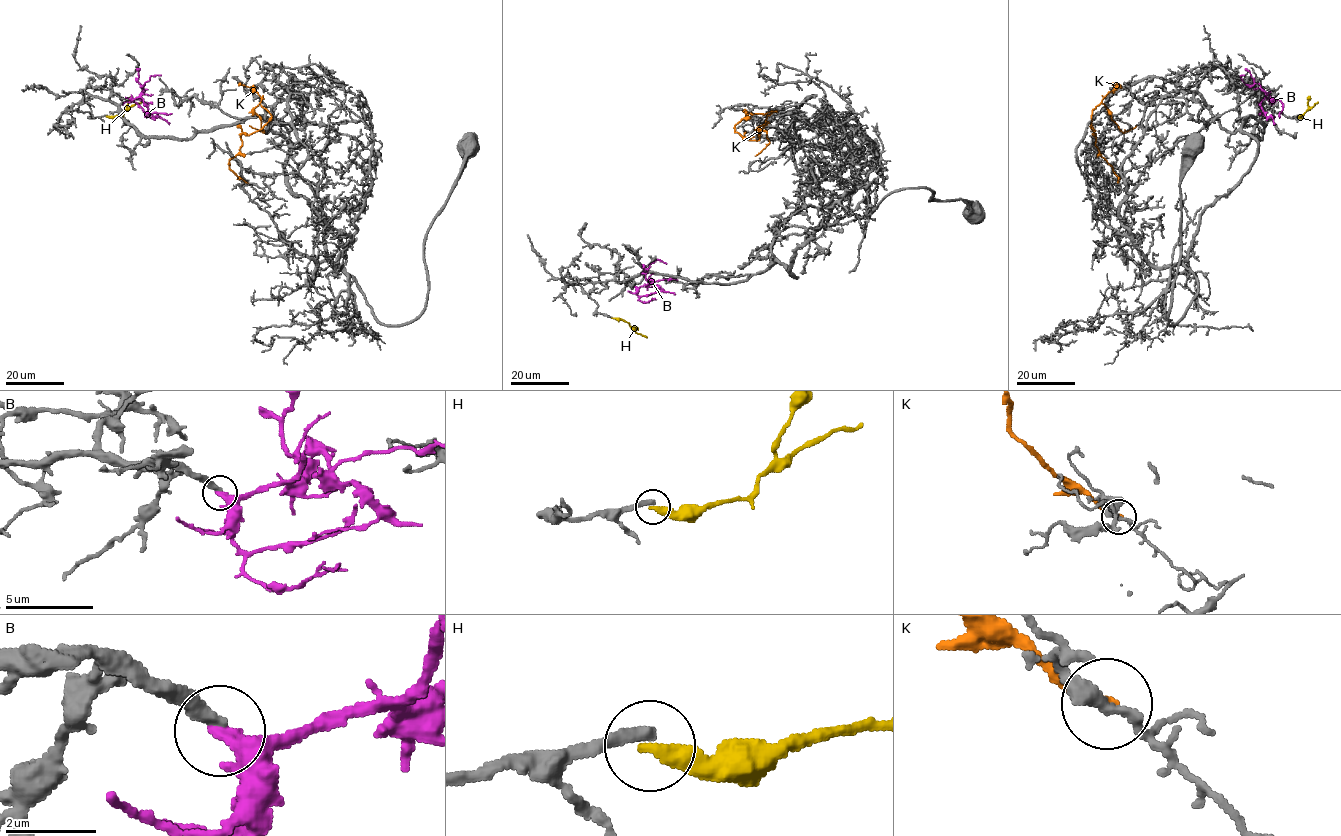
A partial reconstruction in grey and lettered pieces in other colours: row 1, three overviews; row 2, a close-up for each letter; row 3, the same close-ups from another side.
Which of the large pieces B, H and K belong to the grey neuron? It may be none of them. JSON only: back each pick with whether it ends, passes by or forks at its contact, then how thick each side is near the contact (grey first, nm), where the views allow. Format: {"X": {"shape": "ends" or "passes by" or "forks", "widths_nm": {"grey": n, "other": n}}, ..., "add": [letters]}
{"B": {"shape": "ends", "widths_nm": {"grey": 320, "other": 440}}, "add": ["B"]}

